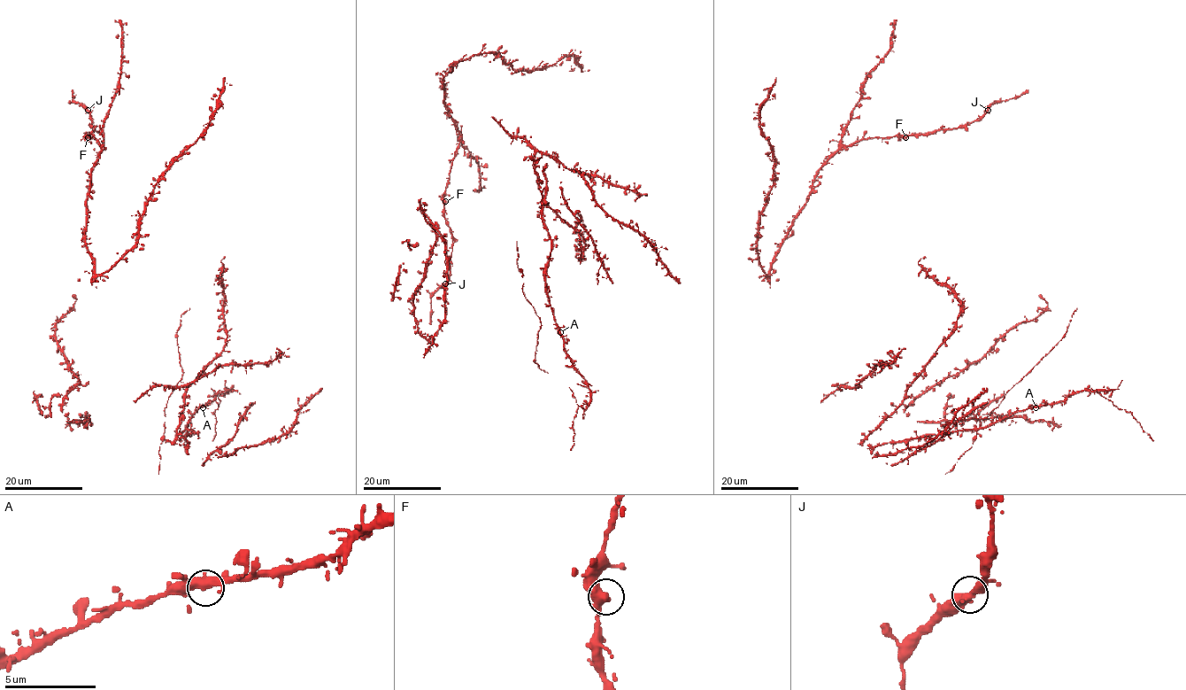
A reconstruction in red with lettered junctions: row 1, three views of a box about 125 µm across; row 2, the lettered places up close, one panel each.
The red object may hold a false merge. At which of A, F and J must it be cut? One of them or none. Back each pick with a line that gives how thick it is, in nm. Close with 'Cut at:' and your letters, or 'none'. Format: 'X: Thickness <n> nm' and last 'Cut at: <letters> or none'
Cut at: none

